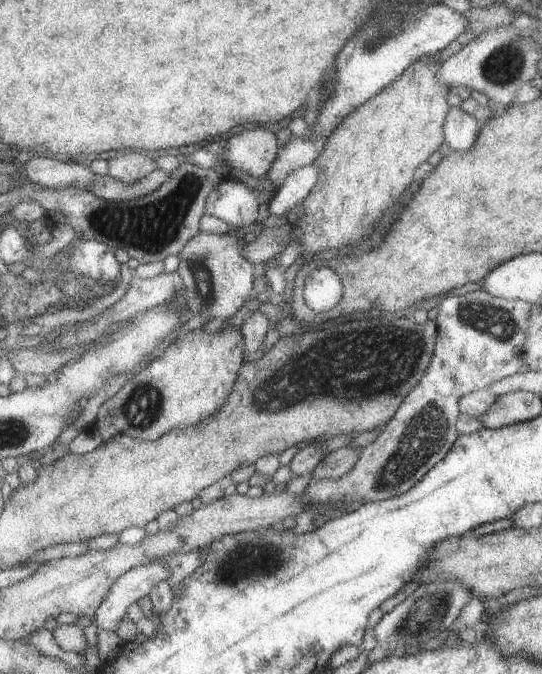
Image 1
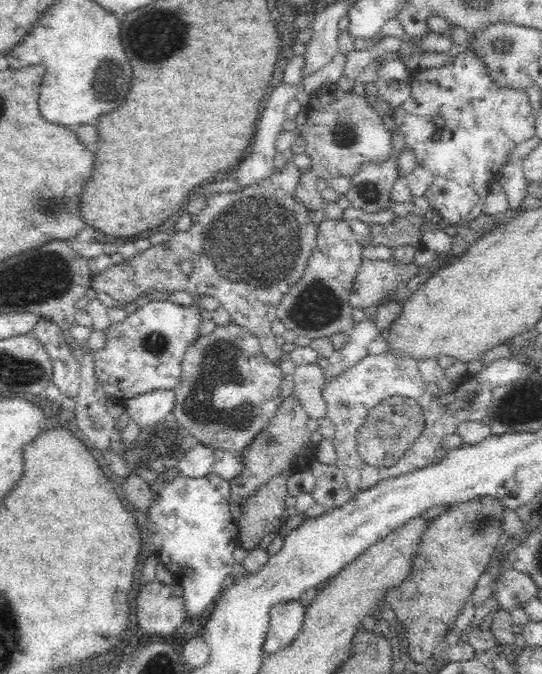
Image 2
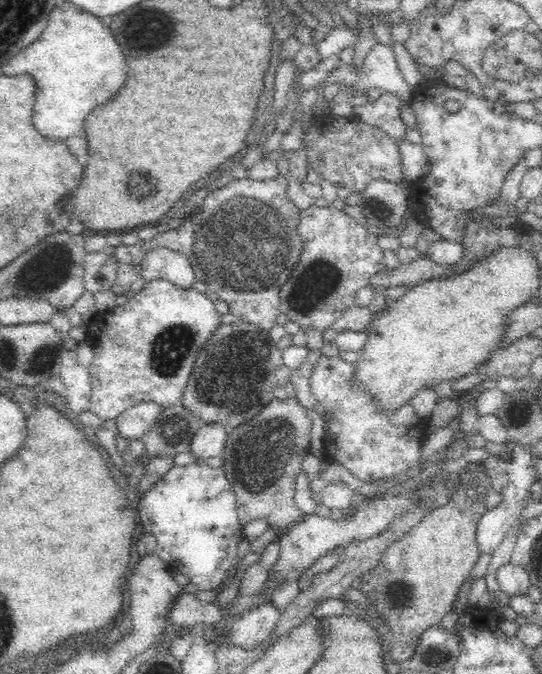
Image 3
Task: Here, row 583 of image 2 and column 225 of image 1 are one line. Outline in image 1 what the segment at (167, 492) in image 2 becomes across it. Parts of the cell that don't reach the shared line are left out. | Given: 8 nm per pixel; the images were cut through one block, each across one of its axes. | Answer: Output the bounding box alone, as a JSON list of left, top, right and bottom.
[207,178,260,230]

